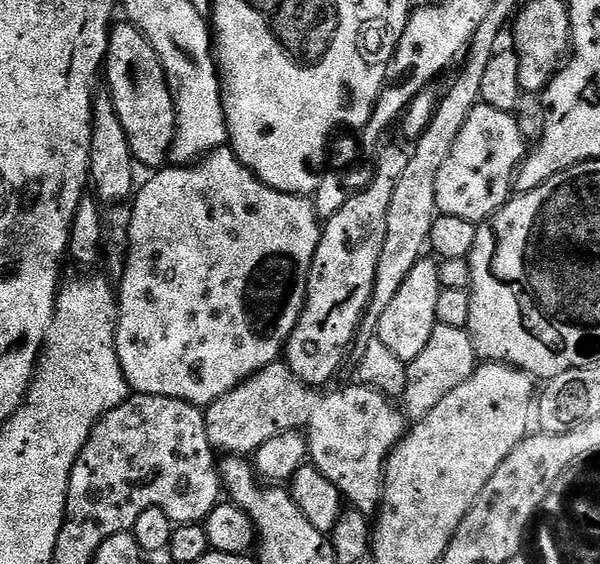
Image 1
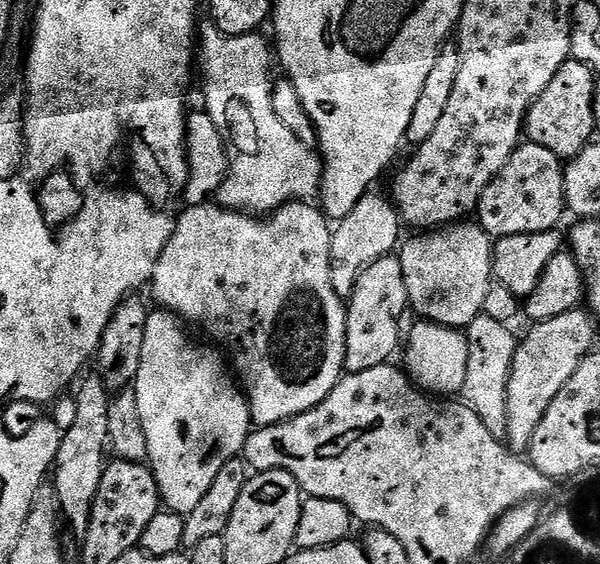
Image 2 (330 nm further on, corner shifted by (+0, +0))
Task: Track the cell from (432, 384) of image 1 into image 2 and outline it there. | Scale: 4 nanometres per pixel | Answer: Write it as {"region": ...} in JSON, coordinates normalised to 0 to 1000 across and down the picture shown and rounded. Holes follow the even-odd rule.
{"region":[[[805,557],[777,580],[780,640],[770,709],[783,727],[790,727],[790,734],[797,734],[797,741],[803,741],[810,762],[835,784],[847,777],[847,679],[863,608],[863,596],[853,585],[848,576],[823,571],[823,564]]]}

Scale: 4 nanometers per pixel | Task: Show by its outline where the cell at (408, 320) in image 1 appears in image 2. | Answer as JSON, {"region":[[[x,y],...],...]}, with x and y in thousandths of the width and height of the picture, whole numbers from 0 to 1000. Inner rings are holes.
{"region":[[[767,394],[692,418],[668,434],[663,450],[685,544],[718,573],[762,585],[777,582],[805,555],[810,514],[820,502],[818,420],[790,394]]]}

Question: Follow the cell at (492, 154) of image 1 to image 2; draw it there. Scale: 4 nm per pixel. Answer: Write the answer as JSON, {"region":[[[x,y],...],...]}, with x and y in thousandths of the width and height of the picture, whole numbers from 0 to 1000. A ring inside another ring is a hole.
{"region":[[[868,254],[853,268],[843,294],[837,294],[817,330],[803,337],[792,381],[800,383],[798,401],[820,422],[922,410],[928,402],[927,395],[943,383],[935,278],[917,273],[917,266],[895,255]]]}

